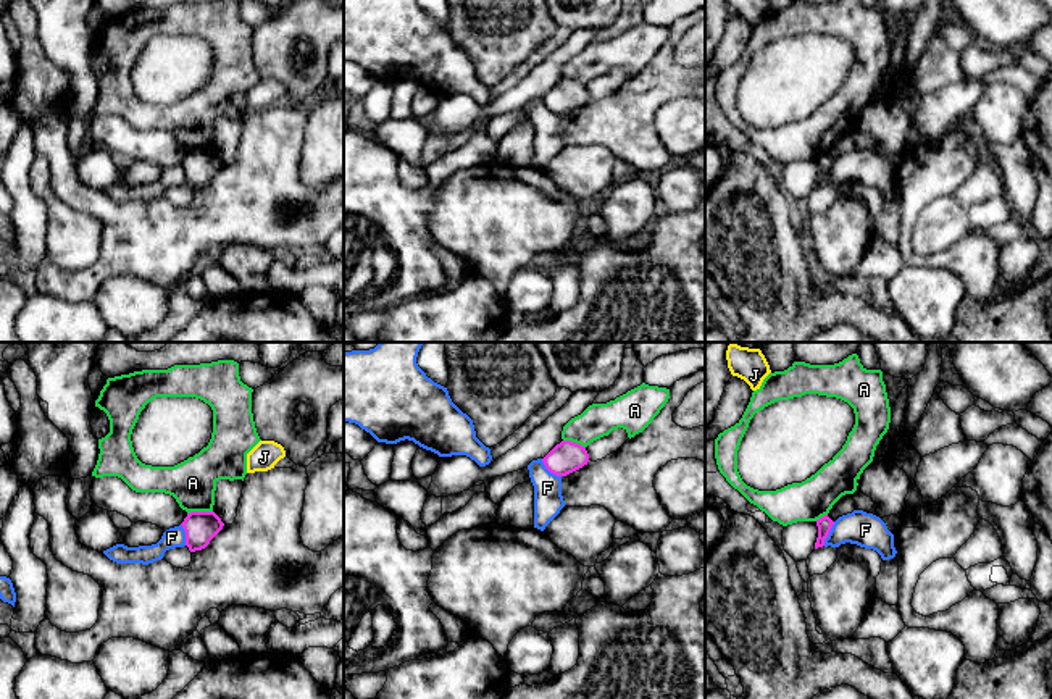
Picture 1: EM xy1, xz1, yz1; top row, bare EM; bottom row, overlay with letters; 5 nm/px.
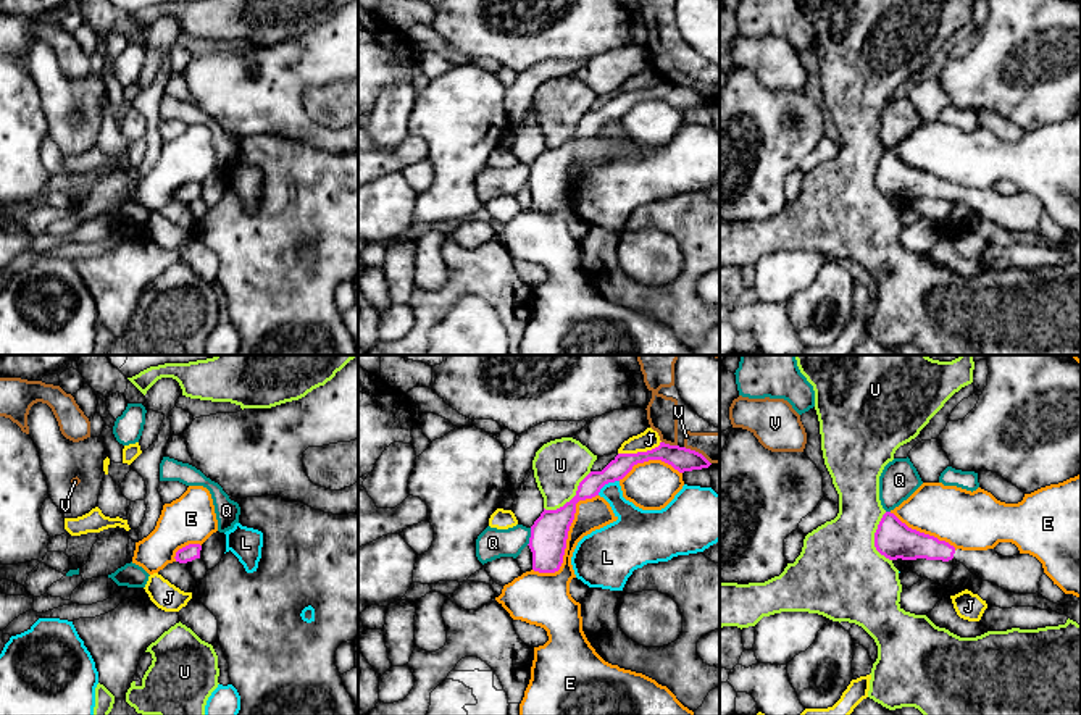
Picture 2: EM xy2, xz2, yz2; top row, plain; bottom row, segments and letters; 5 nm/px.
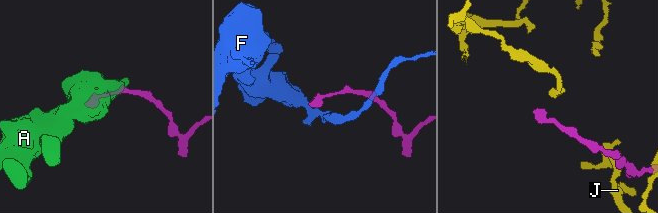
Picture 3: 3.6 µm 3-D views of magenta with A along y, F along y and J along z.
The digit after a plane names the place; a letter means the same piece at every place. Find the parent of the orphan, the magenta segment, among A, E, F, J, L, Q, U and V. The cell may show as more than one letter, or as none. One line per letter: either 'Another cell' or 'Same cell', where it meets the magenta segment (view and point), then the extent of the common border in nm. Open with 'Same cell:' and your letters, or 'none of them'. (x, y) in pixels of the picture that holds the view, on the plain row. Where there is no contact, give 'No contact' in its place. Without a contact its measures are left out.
Same cell: none of them
A: Another cell. Touches magenta at xy1 (199, 150). Shared border 130 nm
E: Another cell. Touches magenta at xz2 (567, 176). Shared border 500 nm
F: Another cell. Touches magenta at xz1 (549, 108). Shared border 140 nm
J: Another cell. Touches magenta at xz2 (639, 91). Shared border 220 nm
L: Another cell. Touches magenta at xz2 (607, 121). Shared border 130 nm
Q: Another cell. Touches magenta at xz2 (531, 175). Shared border 90 nm
U: Another cell. Touches magenta at xz2 (571, 137). Shared border 300 nm
V: Another cell. Touches magenta at xz2 (668, 83). Shared border 80 nm

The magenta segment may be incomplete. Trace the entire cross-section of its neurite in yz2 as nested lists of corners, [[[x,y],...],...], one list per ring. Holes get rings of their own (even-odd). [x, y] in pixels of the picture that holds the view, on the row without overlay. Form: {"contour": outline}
{"contour": [[[886,150],[878,163],[874,186],[889,199],[926,197],[949,200],[955,197],[983,220],[1015,232],[1039,231],[1039,220],[1044,213],[1042,202],[1029,192],[1002,195],[995,187],[955,187],[945,179],[908,166],[891,150]]]}

